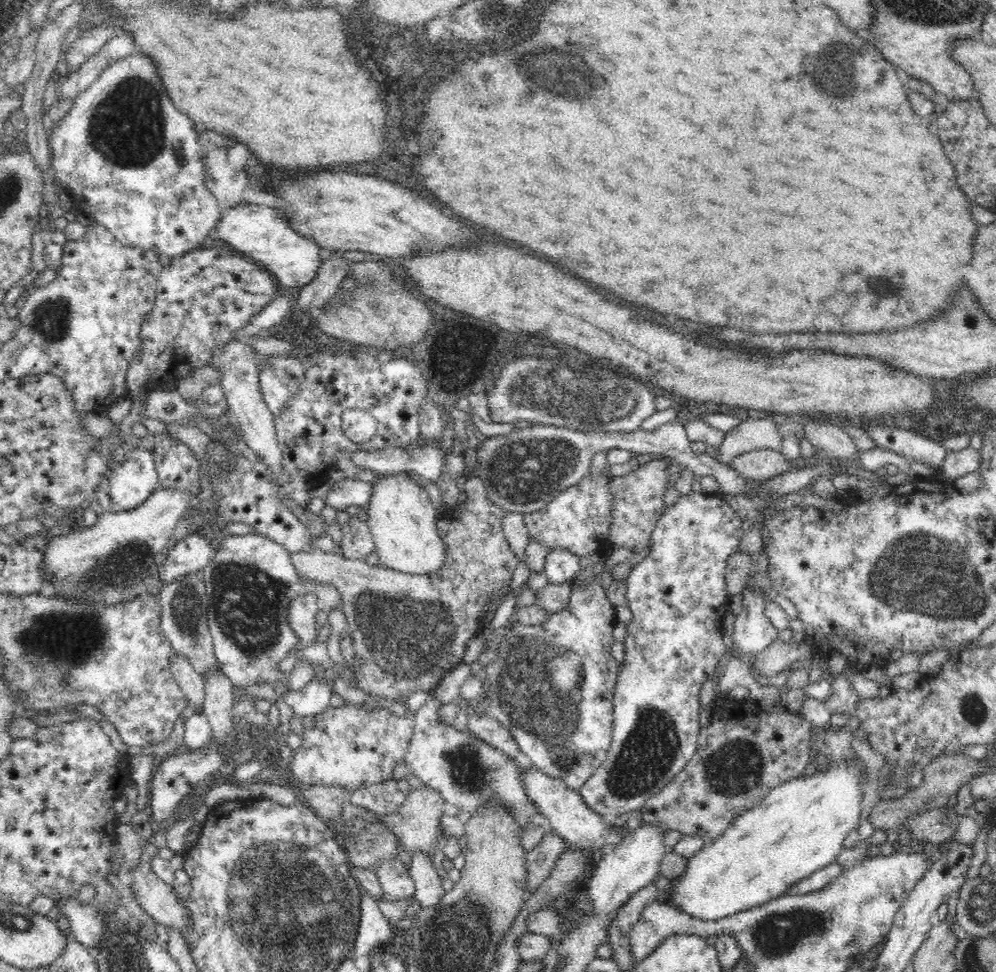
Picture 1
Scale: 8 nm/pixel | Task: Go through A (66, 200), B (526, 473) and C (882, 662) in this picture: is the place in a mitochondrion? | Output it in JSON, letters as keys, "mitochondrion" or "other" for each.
{"A":"other","B":"mitochondrion","C":"other"}

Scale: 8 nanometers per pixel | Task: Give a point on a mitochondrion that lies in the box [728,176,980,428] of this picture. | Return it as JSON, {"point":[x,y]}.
{"point":[879,289]}

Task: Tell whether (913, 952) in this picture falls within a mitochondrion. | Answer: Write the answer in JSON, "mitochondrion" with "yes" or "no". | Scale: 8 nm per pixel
{"mitochondrion":"no"}

